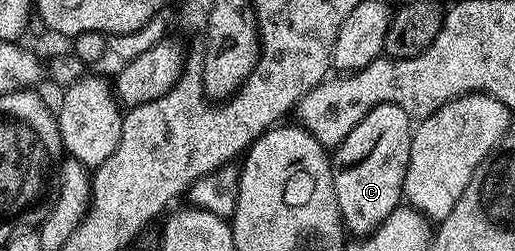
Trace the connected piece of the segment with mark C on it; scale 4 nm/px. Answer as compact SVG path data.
M378 104L335 147L330 158L334 196L338 196L338 208L349 235L373 234L401 205L413 129L414 119L401 106Z

